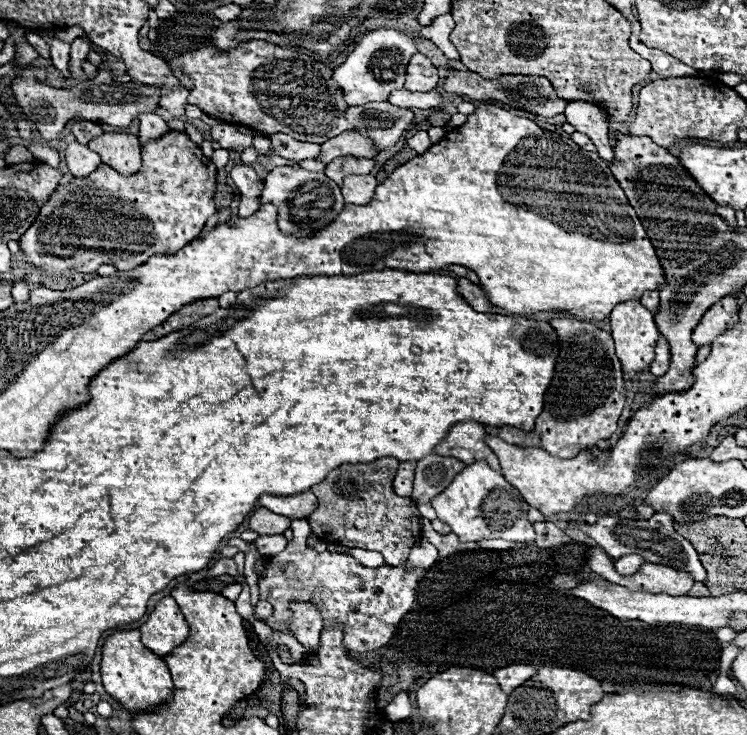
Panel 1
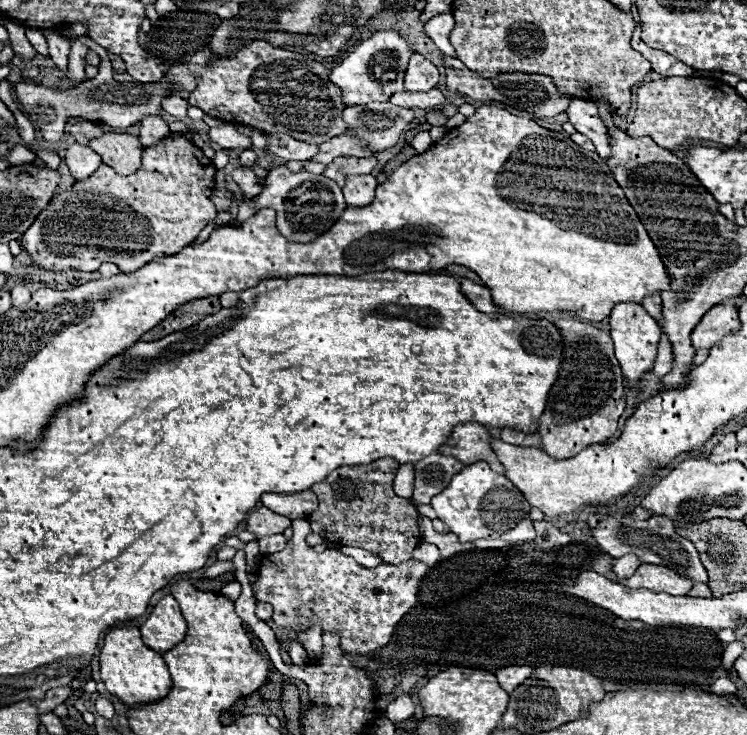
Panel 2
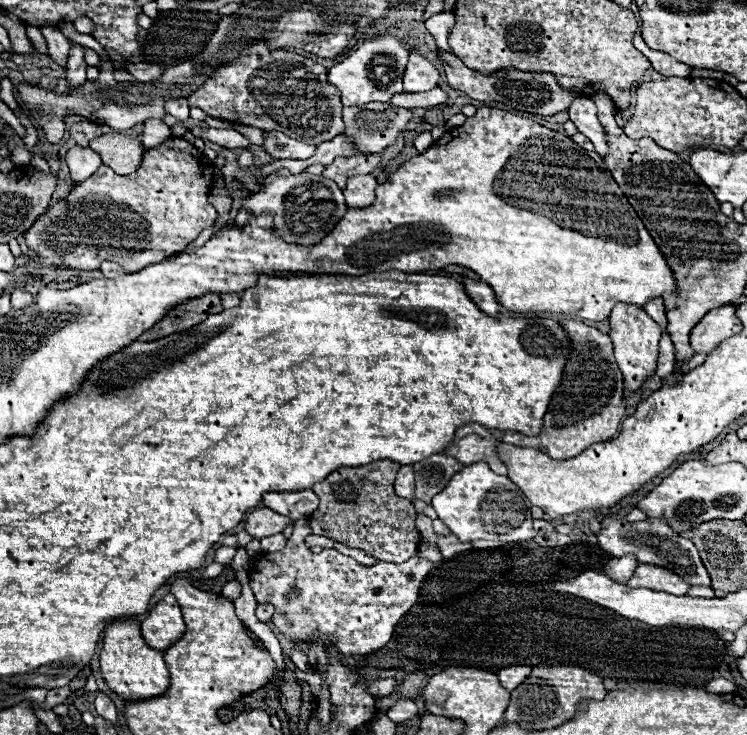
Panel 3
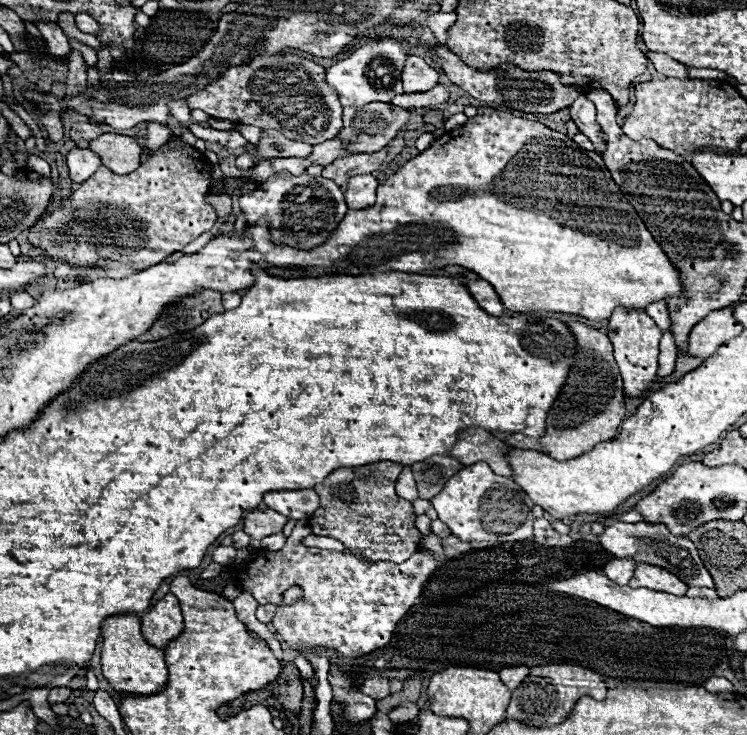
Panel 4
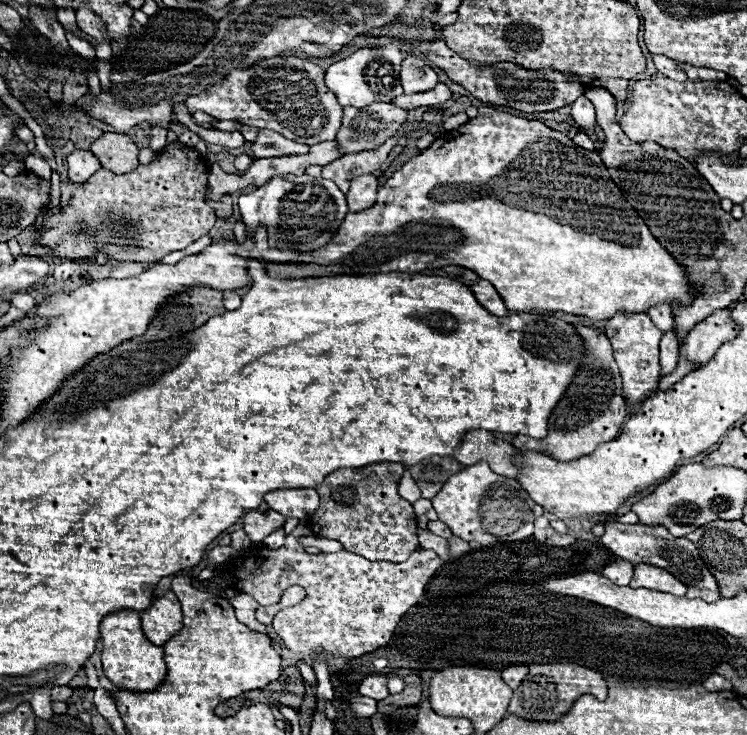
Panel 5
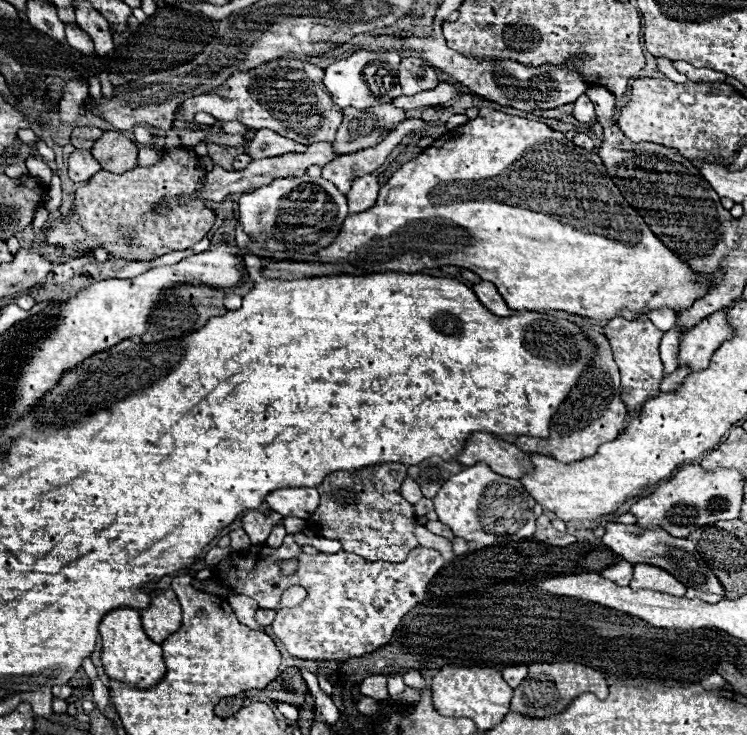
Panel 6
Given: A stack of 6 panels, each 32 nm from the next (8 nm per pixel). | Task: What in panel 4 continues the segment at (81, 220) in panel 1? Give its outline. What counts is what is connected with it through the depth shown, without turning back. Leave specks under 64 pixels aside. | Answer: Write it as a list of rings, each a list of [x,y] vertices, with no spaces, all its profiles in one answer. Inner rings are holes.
[[[178,138],[166,142],[158,150],[152,150],[148,160],[142,162],[140,168],[134,170],[132,174],[118,176],[112,170],[106,170],[104,166],[100,166],[94,176],[82,182],[68,196],[68,200],[60,202],[60,206],[56,206],[52,212],[46,212],[40,216],[40,220],[28,232],[28,242],[34,248],[40,248],[40,244],[50,246],[52,240],[136,248],[136,250],[142,250],[142,270],[144,270],[161,262],[166,256],[184,250],[186,244],[190,244],[194,238],[198,238],[202,232],[214,226],[216,212],[206,202],[206,196],[210,190],[210,174],[212,174],[210,160],[202,152],[198,152],[194,146]]]

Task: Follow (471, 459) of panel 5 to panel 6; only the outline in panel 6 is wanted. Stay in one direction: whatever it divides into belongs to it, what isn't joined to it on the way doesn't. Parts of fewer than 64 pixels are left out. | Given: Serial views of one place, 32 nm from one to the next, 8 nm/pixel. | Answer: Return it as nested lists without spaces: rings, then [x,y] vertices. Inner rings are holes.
[[[472,432],[466,438],[464,448],[458,452],[456,460],[464,466],[472,466],[476,462],[486,462],[496,474],[506,478],[520,478],[526,470],[530,470],[528,454],[518,450],[514,444],[494,438],[488,432]]]

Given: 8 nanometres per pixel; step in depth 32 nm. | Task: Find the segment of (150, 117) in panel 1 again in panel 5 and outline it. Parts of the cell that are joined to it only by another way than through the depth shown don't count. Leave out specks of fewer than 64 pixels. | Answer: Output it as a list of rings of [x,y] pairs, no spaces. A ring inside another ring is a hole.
[[[150,124],[150,130],[148,130],[148,148],[152,150],[162,150],[162,146],[166,146],[166,140],[168,140],[168,130],[162,128],[162,126],[154,126]]]

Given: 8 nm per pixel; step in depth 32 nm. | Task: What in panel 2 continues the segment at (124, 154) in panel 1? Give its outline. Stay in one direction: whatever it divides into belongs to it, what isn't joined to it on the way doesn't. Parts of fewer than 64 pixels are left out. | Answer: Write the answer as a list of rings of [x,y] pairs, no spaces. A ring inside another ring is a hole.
[[[104,134],[100,138],[90,140],[88,144],[94,152],[102,156],[102,162],[114,168],[118,174],[134,174],[140,168],[140,156],[142,156],[142,144],[138,136],[132,134]]]

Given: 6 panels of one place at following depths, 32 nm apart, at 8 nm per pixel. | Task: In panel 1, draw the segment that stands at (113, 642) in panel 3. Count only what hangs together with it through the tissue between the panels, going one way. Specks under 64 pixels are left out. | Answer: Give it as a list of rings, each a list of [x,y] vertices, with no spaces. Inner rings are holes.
[[[120,630],[106,638],[102,648],[102,684],[106,694],[128,712],[152,712],[166,700],[170,702],[174,692],[166,662],[140,642],[138,630]]]

